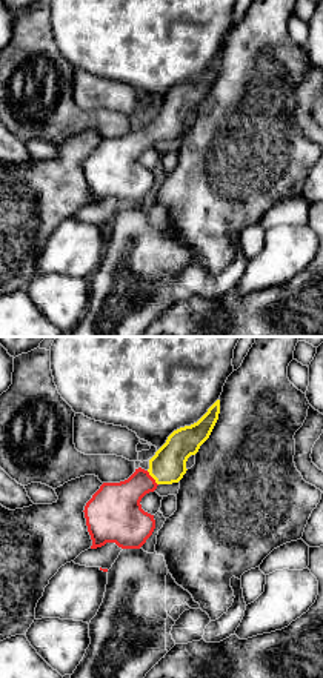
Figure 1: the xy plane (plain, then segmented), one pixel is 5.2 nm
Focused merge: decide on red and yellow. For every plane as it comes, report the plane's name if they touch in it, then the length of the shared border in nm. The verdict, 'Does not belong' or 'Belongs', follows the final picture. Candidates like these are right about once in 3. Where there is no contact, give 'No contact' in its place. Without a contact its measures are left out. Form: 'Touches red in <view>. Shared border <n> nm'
Touches red in xy. Shared border 100 nm

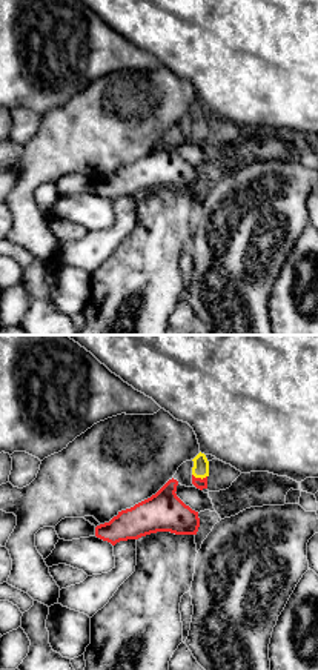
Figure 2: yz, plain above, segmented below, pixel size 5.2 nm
Touches red in yz. Shared border 80 nm

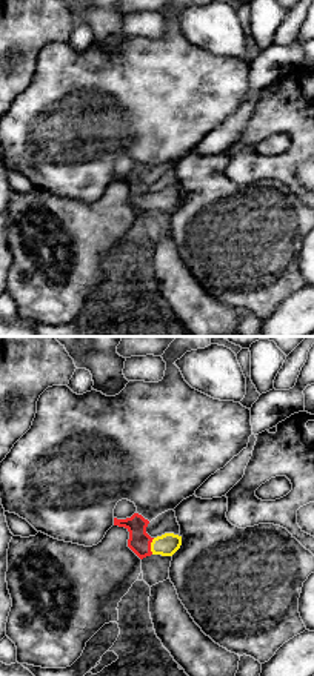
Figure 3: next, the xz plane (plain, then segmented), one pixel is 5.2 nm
Touches red in xz. Shared border 90 nm

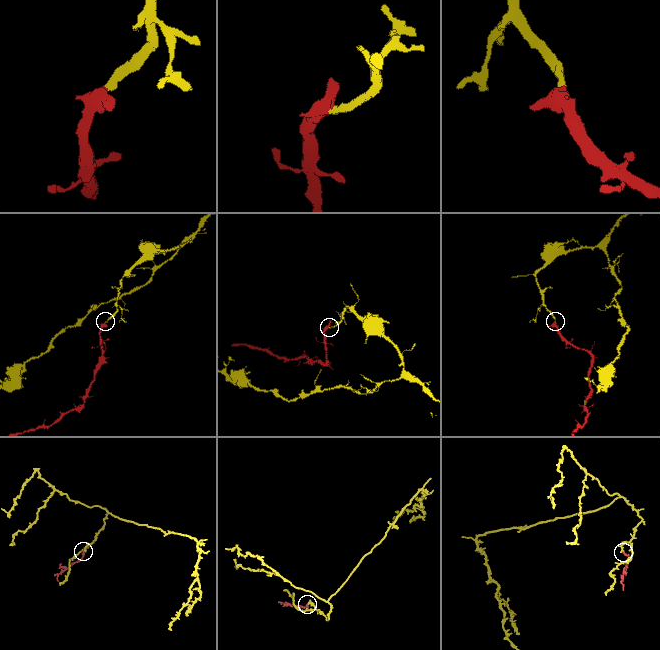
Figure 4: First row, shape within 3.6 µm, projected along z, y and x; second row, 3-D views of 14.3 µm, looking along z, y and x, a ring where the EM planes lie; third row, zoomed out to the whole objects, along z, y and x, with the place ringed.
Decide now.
Belongs

